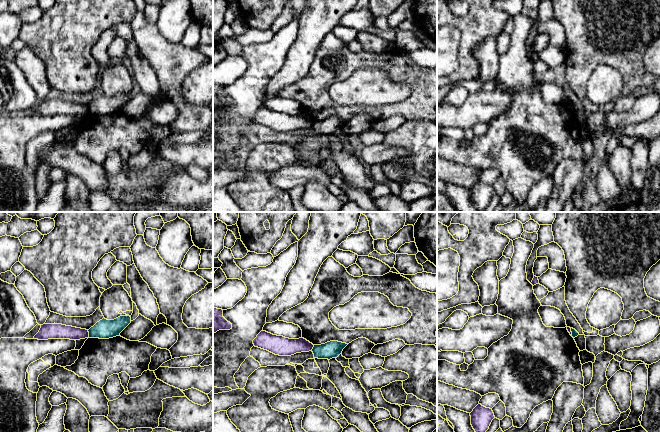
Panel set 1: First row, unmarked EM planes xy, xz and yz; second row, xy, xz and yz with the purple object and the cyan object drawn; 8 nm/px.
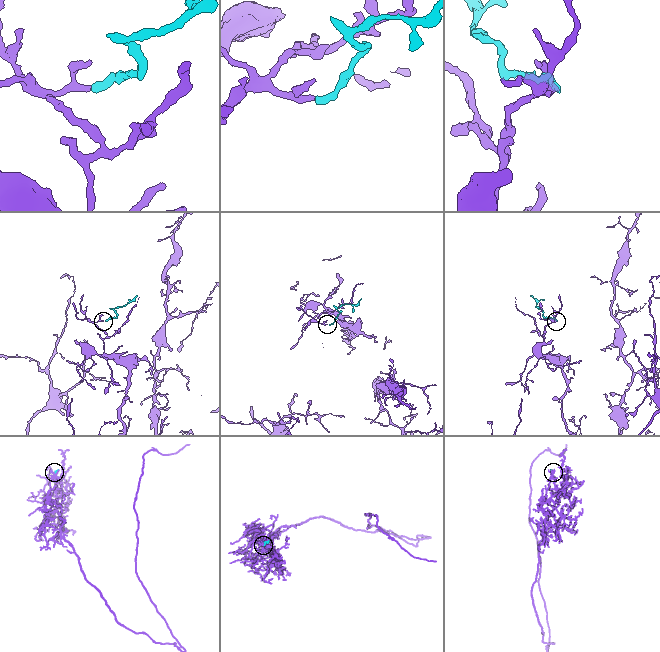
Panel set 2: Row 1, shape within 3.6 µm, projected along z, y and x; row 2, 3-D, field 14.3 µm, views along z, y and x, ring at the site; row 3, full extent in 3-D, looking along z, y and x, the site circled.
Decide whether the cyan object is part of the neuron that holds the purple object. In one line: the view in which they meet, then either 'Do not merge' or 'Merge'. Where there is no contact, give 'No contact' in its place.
Touches purple in xy. Do not merge

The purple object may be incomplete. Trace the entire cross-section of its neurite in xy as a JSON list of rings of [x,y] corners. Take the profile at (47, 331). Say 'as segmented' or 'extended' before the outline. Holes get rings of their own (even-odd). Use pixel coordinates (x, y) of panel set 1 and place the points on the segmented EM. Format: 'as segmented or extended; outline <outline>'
as segmented; outline [[[43,324],[39,332],[33,339],[48,340],[48,339],[70,339],[80,340],[89,338],[89,332],[86,329],[66,326],[62,324]]]

